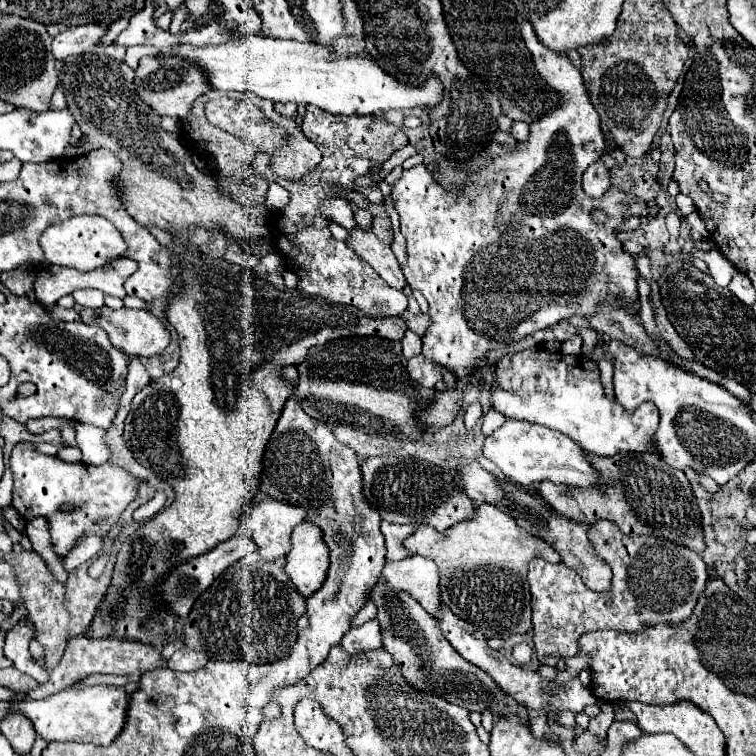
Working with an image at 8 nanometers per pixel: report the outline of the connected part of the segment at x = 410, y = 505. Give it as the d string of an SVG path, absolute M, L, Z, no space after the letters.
M377 456L367 458L361 464L363 474L363 496L373 510L379 512L381 520L391 524L427 524L439 532L449 526L471 520L475 504L463 490L463 482L455 470L433 466L425 460L403 458L403 456Z

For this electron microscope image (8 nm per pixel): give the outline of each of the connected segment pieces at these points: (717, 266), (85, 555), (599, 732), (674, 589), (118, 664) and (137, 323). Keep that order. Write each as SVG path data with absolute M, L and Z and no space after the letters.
M697 250L693 252L691 258L701 258L709 264L709 274L711 278L719 284L719 286L727 286L733 278L733 274L737 272L737 268L719 252L719 250L709 250L709 252L703 252L703 250Z
M89 536L89 538L83 538L81 542L77 542L75 550L71 550L65 558L63 558L63 568L67 572L73 572L77 570L81 564L97 558L103 550L103 540L97 538L97 536Z
M599 702L599 706L601 706L601 714L589 722L589 726L593 726L593 728L589 728L589 730L593 730L593 736L607 738L607 730L609 730L611 722L615 720L615 718L613 718L615 714L613 714L611 704L607 704L607 702Z
M595 522L589 538L613 568L613 586L609 592L589 590L577 572L565 564L551 564L543 558L529 562L529 590L533 610L533 642L539 662L547 656L569 658L579 652L579 638L591 630L637 632L657 622L683 622L693 612L699 594L707 584L707 566L703 558L673 542L655 536L619 534L613 522Z
M77 636L67 642L65 654L61 664L49 674L49 680L45 684L39 684L37 688L29 690L31 700L41 700L45 696L57 694L57 690L63 690L65 686L73 686L83 676L89 674L121 674L121 676L133 676L137 670L149 672L161 668L161 652L149 644L139 644L133 640L121 640L121 638L85 638Z
M101 306L95 310L85 308L81 312L81 320L87 324L93 324L93 326L101 326L107 332L109 340L113 342L113 346L129 356L139 356L139 358L141 356L155 356L155 354L161 354L169 346L167 328L161 324L159 318L155 318L147 310L133 310L133 308L111 310L107 306Z

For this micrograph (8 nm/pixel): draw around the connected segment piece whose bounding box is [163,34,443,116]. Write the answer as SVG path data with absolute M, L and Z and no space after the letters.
M261 34L229 40L221 46L179 46L177 50L163 54L183 56L187 60L199 62L215 90L253 92L271 102L313 104L331 114L371 116L391 108L429 108L437 106L443 94L443 84L433 74L421 86L407 86L381 70L381 66L369 54L351 54L345 58L325 44L279 40Z

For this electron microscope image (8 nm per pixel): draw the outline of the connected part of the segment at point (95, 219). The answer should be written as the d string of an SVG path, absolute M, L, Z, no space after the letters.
M73 216L61 224L53 224L41 234L39 242L41 242L47 264L67 266L79 272L87 272L87 270L105 266L107 262L123 256L125 252L125 242L119 230L101 216Z

